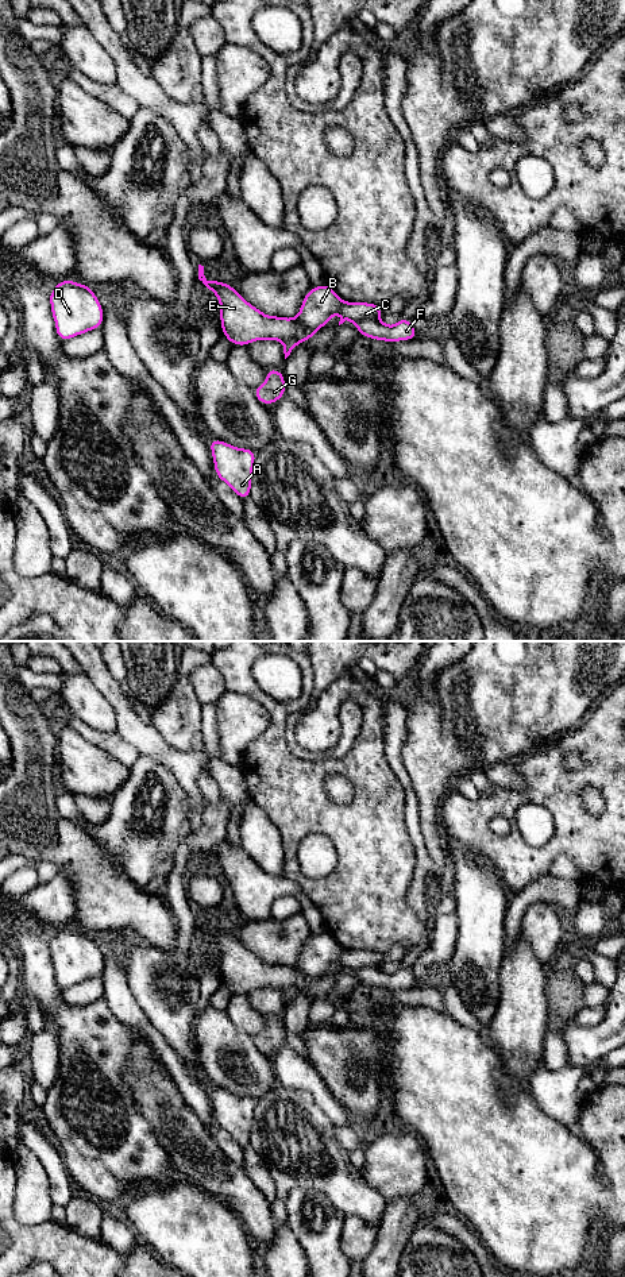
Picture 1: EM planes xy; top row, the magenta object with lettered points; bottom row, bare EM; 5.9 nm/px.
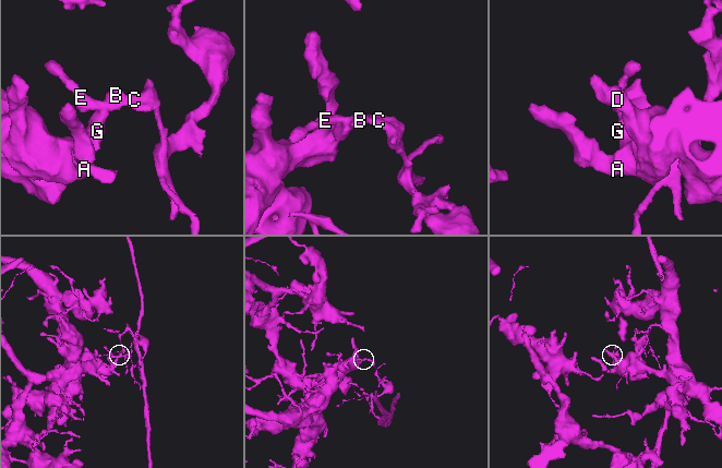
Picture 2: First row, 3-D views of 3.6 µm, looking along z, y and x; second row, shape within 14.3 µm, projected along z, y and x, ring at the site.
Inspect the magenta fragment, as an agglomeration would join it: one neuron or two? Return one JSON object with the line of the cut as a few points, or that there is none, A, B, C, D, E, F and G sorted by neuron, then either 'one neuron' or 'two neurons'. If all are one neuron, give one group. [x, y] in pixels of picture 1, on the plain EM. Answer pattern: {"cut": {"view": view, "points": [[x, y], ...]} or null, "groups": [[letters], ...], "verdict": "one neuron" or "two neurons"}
{"cut": {"view": "xy", "points": [[293, 967], [301, 973], [316, 979]]}, "groups": [["A", "B", "D", "G"], ["C", "E", "F"]], "verdict": "two neurons"}

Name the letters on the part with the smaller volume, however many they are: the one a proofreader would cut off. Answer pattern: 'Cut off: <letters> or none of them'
Cut off: C, E, F

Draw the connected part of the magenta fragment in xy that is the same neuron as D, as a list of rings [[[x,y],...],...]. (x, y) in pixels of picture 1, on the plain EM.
[[[63,927],[49,942],[57,984],[66,989],[101,975],[104,958],[92,935]]]

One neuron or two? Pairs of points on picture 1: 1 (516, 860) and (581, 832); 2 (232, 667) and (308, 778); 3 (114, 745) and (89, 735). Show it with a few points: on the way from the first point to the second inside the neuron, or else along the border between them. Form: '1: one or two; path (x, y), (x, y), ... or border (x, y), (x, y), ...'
1: one; path (532, 860), (541, 859), (564, 841)
2: one; path (259, 695), (277, 713), (277, 749), (280, 752)
3: one; path (108, 743), (95, 737)

